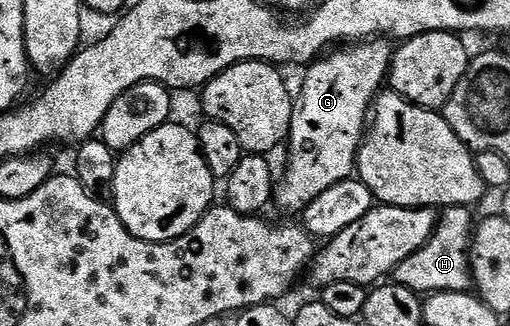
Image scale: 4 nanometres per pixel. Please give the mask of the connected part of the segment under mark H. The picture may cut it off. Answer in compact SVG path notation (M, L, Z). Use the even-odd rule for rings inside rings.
M448 206L436 221L435 231L429 241L409 260L401 260L393 275L396 286L404 286L420 296L430 296L441 292L468 293L472 289L471 244L477 218L474 218L470 206Z

